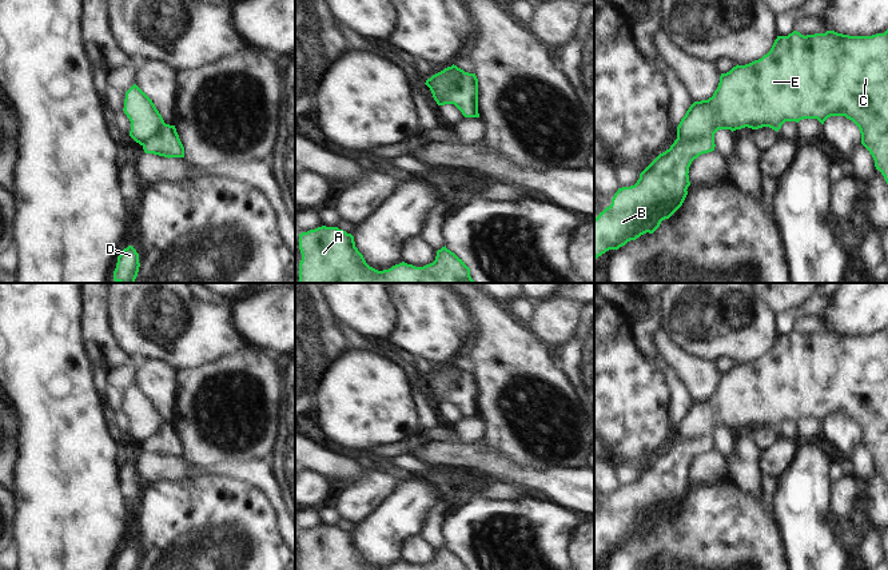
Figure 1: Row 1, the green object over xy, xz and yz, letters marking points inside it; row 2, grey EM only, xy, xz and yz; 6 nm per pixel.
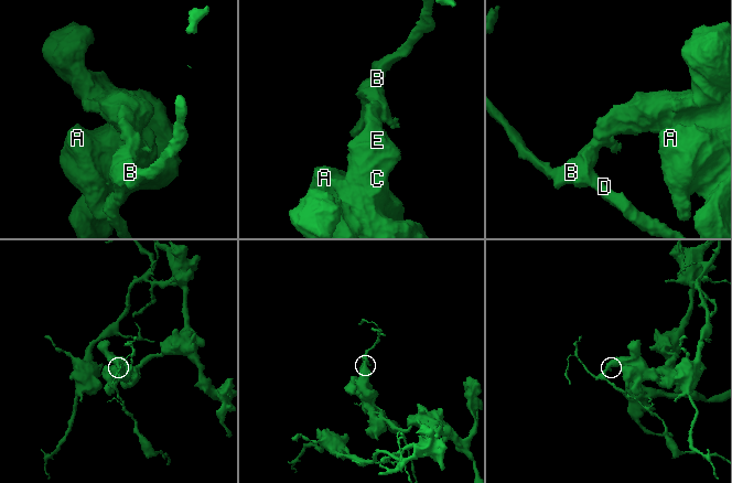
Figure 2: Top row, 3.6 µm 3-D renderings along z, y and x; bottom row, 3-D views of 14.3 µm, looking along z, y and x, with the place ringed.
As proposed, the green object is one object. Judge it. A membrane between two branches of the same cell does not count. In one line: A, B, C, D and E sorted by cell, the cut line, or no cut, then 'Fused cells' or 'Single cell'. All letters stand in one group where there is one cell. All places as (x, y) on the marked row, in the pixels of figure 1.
Groups: A C E / B D. Split along xz (448, 67), (454, 76), (450, 103). Fused cells.

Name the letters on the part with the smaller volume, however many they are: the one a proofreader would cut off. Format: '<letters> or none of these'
B, D

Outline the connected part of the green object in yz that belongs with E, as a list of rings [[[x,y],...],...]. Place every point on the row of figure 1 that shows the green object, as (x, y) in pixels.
[[[888,29],[884,33],[876,33],[872,36],[849,36],[837,33],[835,31],[827,31],[825,33],[801,35],[793,31],[788,36],[777,36],[770,51],[761,59],[754,60],[745,65],[736,65],[729,72],[721,73],[720,83],[713,96],[708,100],[694,101],[685,116],[681,119],[677,127],[677,137],[690,141],[702,137],[714,137],[718,129],[730,129],[732,132],[741,128],[758,129],[769,127],[779,132],[785,121],[799,123],[803,119],[817,119],[821,124],[831,116],[845,116],[852,120],[860,129],[861,144],[869,151],[875,160],[875,167],[881,172],[888,184]]]

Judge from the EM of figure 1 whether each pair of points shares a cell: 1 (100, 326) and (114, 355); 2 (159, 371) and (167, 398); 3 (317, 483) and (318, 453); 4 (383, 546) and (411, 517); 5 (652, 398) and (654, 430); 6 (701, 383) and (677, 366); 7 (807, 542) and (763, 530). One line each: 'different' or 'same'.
1: same
2: same
3: different
4: same
5: same
6: same
7: different

